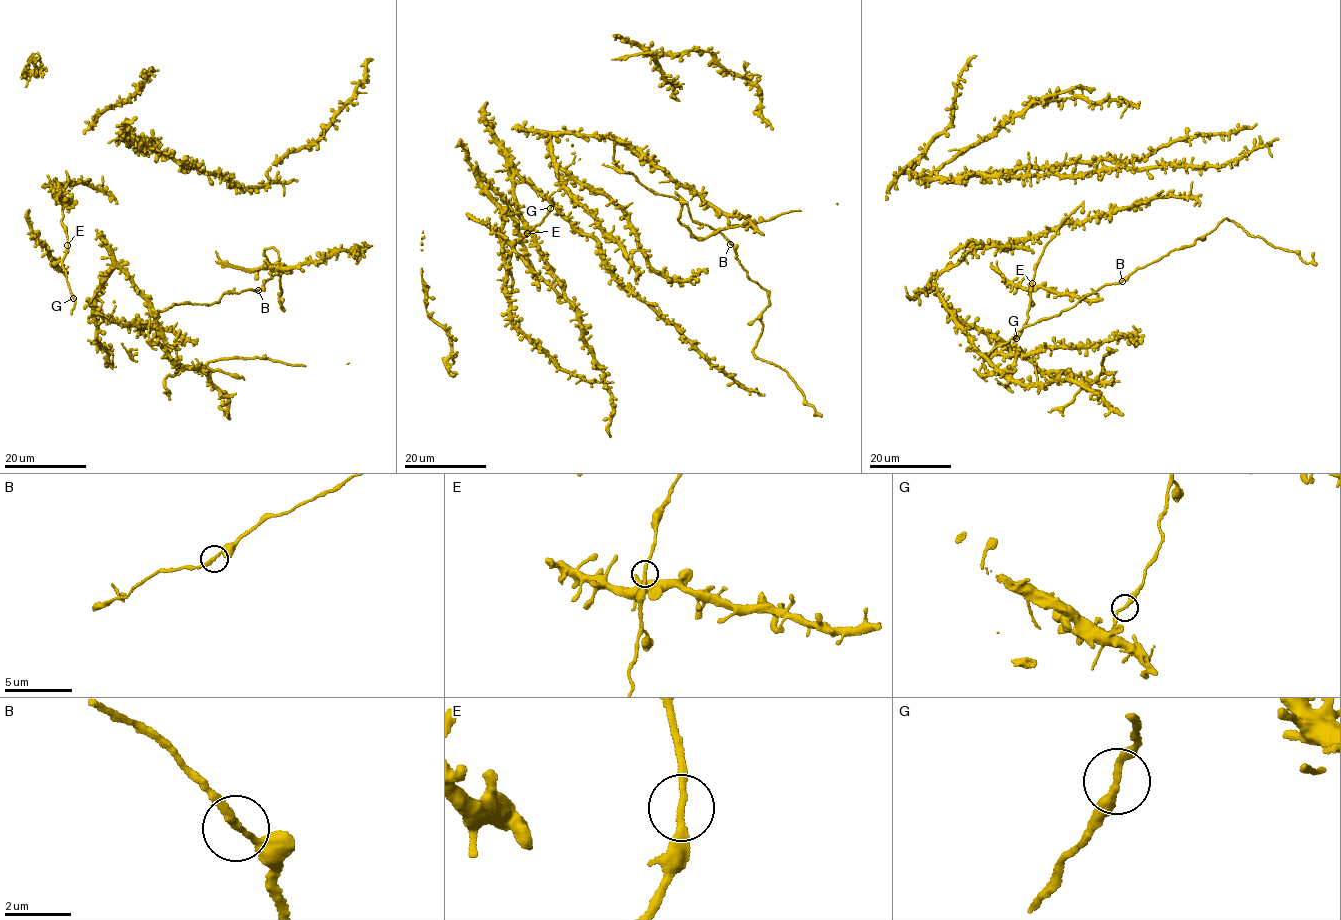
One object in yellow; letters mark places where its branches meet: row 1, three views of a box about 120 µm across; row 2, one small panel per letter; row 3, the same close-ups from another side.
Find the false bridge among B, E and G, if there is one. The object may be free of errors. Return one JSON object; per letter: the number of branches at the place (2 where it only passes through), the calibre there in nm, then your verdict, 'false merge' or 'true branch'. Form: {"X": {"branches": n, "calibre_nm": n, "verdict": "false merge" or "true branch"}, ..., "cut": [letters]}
{"B": {"branches": 2, "calibre_nm": 240, "verdict": "true branch"}, "E": {"branches": 2, "calibre_nm": 200, "verdict": "true branch"}, "G": {"branches": 2, "calibre_nm": 240, "verdict": "true branch"}, "cut": []}

